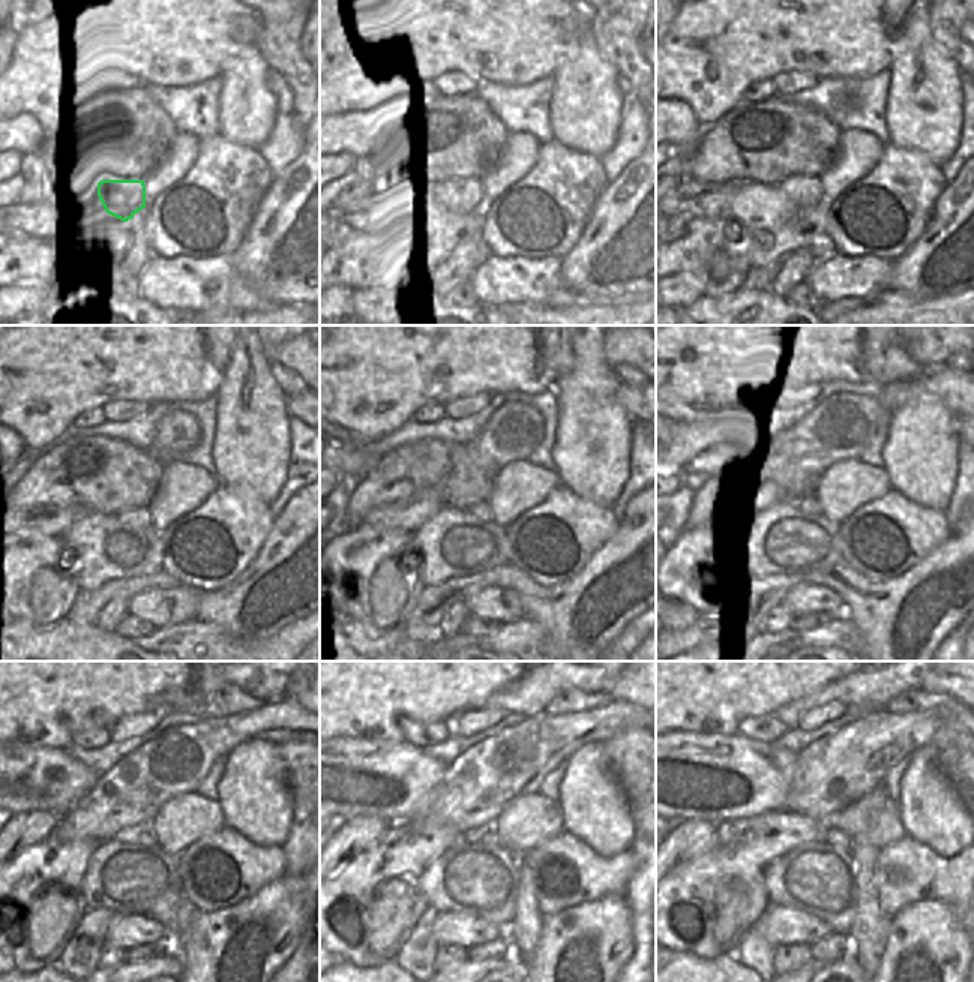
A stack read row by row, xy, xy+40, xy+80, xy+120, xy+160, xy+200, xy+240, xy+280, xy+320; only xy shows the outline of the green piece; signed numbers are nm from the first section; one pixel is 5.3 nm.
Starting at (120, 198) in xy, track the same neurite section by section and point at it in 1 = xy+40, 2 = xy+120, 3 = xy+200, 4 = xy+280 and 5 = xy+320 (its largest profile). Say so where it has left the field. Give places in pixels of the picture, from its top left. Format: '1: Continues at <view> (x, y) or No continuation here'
1: Continues at xy+40 (462, 194)
2: Continues at xy+120 (138, 517)
3: Continues at xy+200 (809, 502)
4: Continues at xy+280 (486, 834)
5: Continues at xy+320 (836, 837).

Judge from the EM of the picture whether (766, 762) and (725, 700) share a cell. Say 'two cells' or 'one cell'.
two cells

